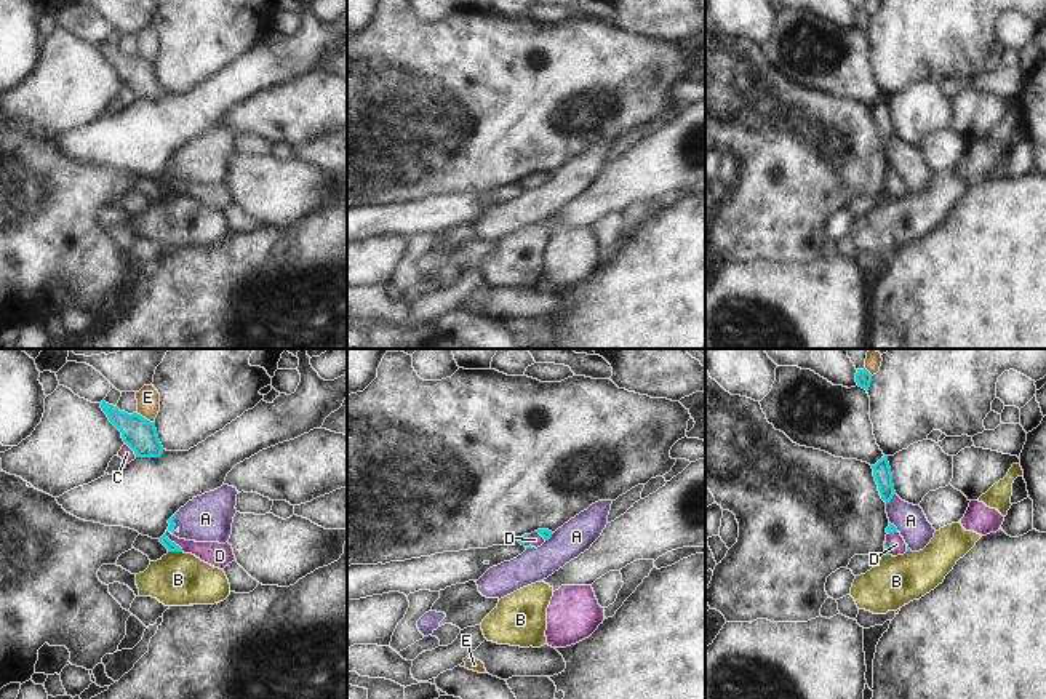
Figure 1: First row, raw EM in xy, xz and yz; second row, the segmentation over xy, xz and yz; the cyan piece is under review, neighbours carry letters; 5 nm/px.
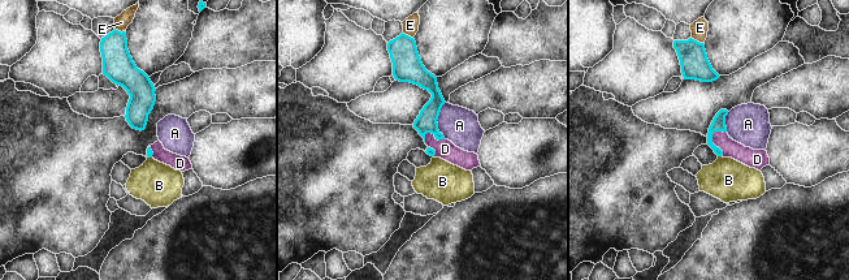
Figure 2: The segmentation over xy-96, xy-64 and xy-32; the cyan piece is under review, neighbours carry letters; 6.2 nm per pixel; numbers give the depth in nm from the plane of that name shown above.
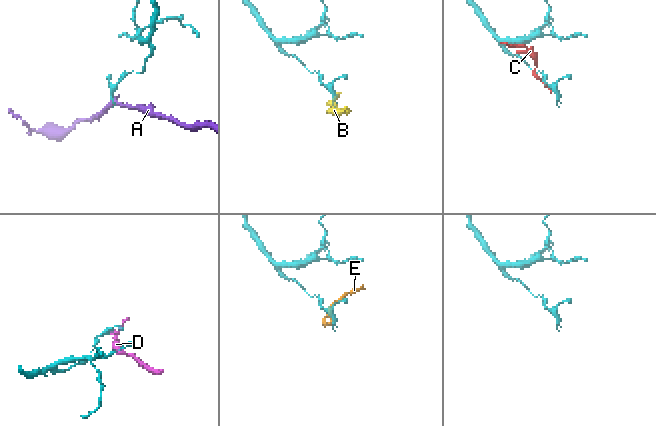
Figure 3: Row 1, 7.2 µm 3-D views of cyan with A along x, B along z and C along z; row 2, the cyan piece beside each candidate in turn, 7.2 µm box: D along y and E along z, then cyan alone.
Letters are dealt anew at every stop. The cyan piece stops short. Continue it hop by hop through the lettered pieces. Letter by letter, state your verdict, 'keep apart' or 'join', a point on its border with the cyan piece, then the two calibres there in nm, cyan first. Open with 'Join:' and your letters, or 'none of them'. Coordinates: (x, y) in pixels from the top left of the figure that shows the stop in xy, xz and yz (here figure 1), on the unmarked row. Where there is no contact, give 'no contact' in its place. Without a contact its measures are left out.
Join: D
A: keep apart; contact yz (891, 139); calibres 90 and 160 nm
B: keep apart; contact xy (175, 192); calibres 50 and 280 nm
C: keep apart; contact xy (131, 90); calibres 160 and 70 nm
D: join; contact xy (170, 183); calibres 50 and 120 nm
E: keep apart; contact xy (144, 59); calibres 160 and 110 nm

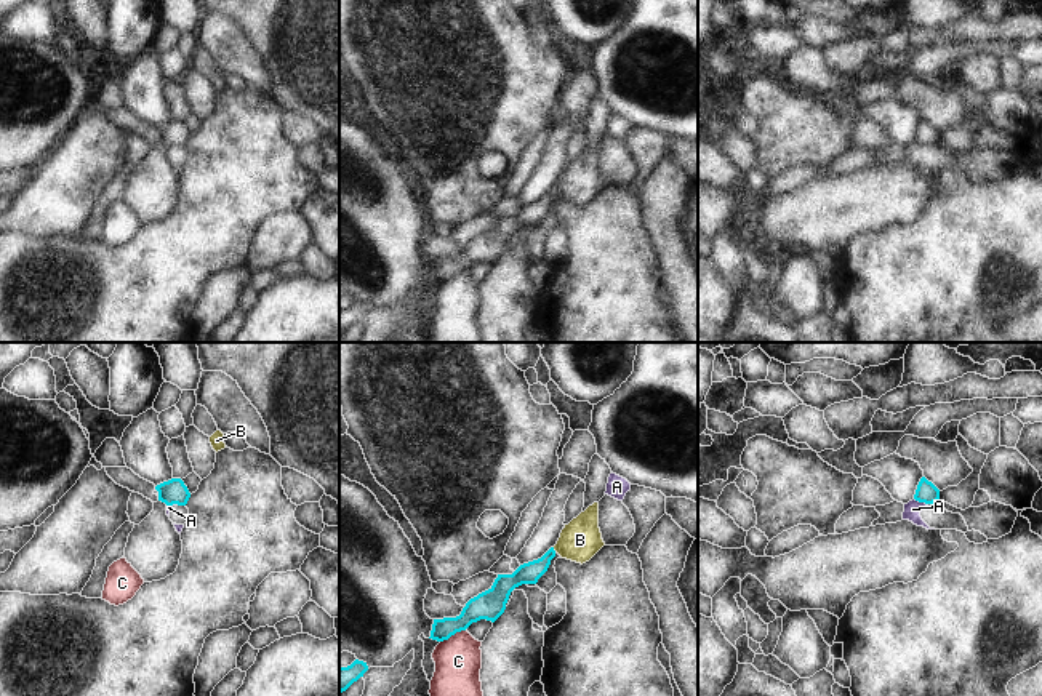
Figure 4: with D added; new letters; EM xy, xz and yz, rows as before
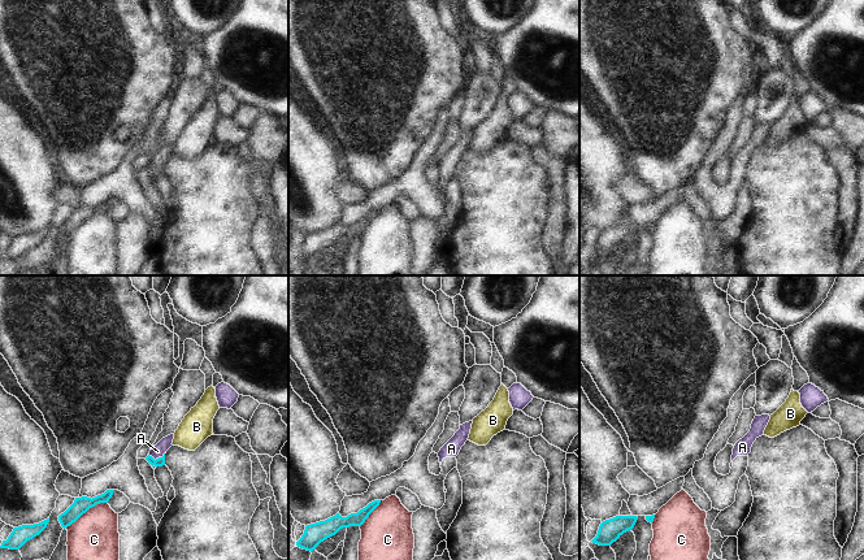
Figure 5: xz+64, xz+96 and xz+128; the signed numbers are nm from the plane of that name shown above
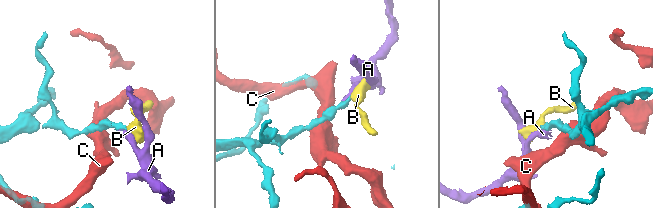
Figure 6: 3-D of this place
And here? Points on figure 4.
Join: B
A: keep apart; contact yz (921, 143); calibres 100 and 90 nm
B: join; contact xz (553, 191); calibres 110 and 200 nm
C: keep apart; contact xz (452, 276); calibres 150 and 240 nm

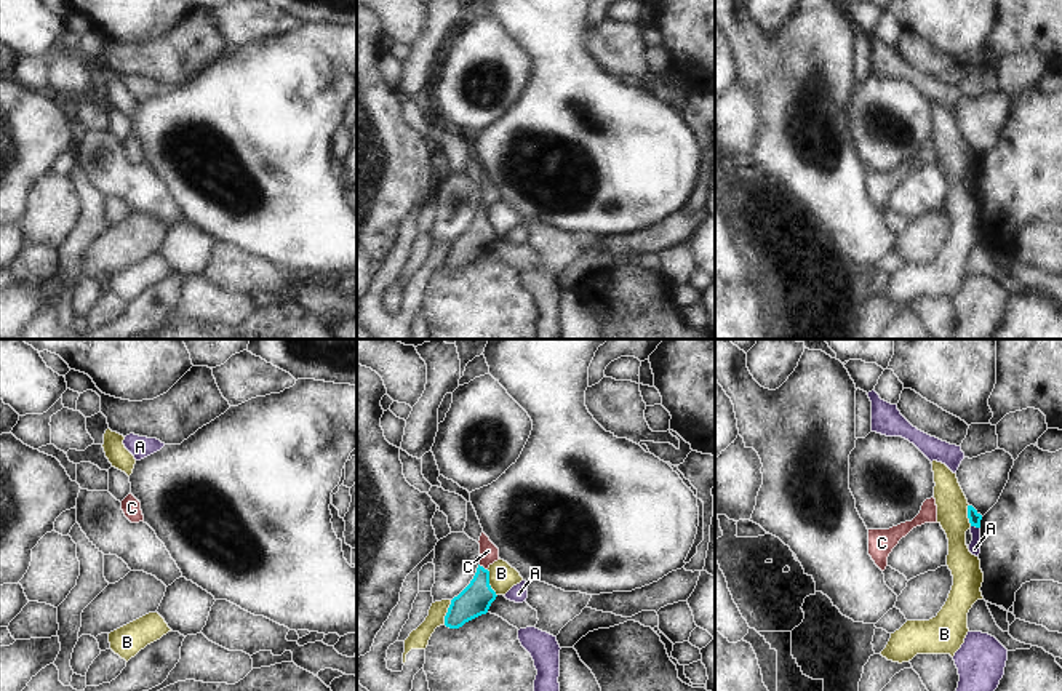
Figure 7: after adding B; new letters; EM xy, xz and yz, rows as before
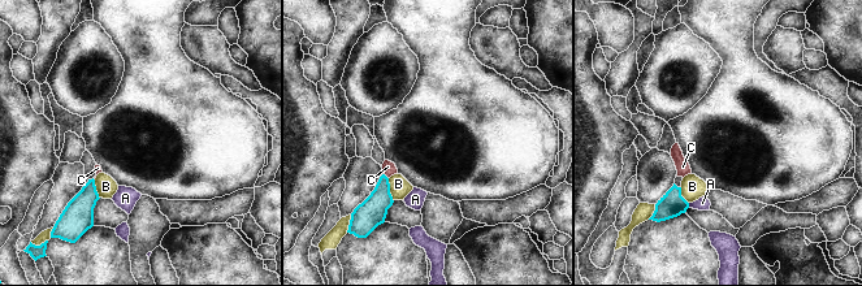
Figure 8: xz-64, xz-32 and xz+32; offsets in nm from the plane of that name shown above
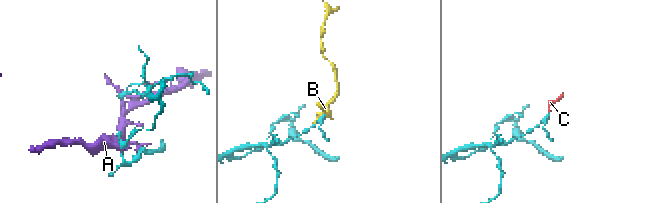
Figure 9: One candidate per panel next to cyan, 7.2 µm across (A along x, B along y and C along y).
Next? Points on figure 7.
Join: C
A: keep apart; contact yz (976, 168); calibres 60 and 60 nm
B: keep apart; contact xz (488, 224); calibres 160 and 140 nm
C: join; contact xz (482, 208); calibres 160 and 90 nm

